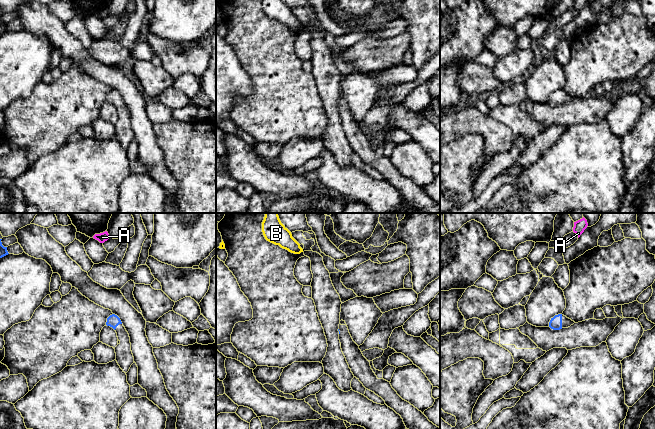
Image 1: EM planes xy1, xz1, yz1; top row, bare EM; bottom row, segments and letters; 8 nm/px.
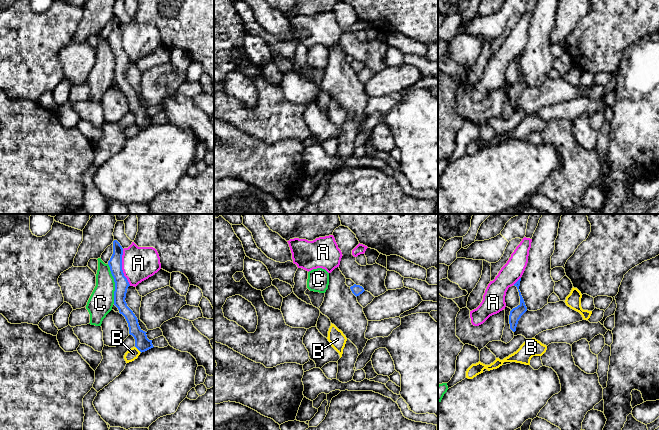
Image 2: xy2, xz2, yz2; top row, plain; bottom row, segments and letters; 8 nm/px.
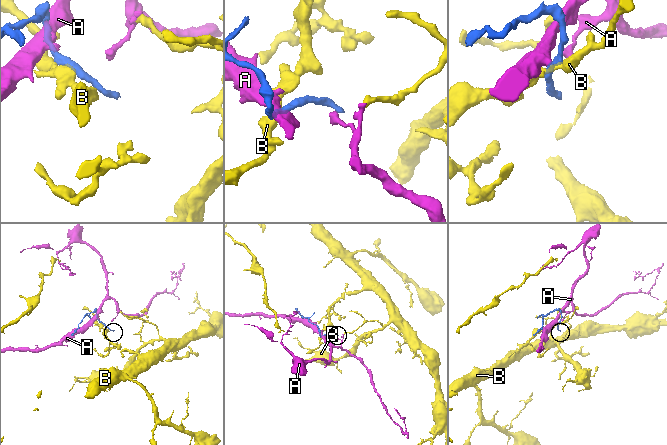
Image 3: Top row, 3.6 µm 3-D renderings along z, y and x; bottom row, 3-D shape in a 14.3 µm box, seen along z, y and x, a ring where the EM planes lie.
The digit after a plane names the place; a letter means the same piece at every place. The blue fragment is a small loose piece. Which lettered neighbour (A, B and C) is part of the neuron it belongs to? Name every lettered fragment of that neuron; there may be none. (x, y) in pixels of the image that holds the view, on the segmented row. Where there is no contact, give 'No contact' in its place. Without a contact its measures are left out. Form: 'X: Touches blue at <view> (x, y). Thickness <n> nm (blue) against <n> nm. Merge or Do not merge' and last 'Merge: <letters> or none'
A: Touches blue at xy2 (121, 267). Thickness 110 nm (blue) against 280 nm. Do not merge
B: Touches blue at xy2 (138, 349). Thickness 120 nm (blue) against 90 nm. Do not merge
C: Touches blue at xy2 (115, 284). Thickness 110 nm (blue) against 200 nm. Do not merge
Merge: none

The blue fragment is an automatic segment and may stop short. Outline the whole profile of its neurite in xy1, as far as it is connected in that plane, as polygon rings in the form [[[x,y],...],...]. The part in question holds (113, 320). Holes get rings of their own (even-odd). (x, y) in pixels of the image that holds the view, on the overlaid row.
[[[112,314],[107,318],[106,325],[112,327],[117,333],[118,345],[114,348],[116,361],[123,372],[127,373],[134,363],[129,334],[120,318],[115,314]]]

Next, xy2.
[[[114,240],[113,254],[108,261],[108,265],[115,282],[114,305],[118,308],[119,313],[125,317],[129,327],[129,334],[135,339],[135,347],[142,353],[154,346],[152,344],[152,340],[147,338],[147,332],[140,328],[137,317],[127,306],[125,301],[127,289],[130,284],[122,270],[122,255],[122,246],[117,240]]]

